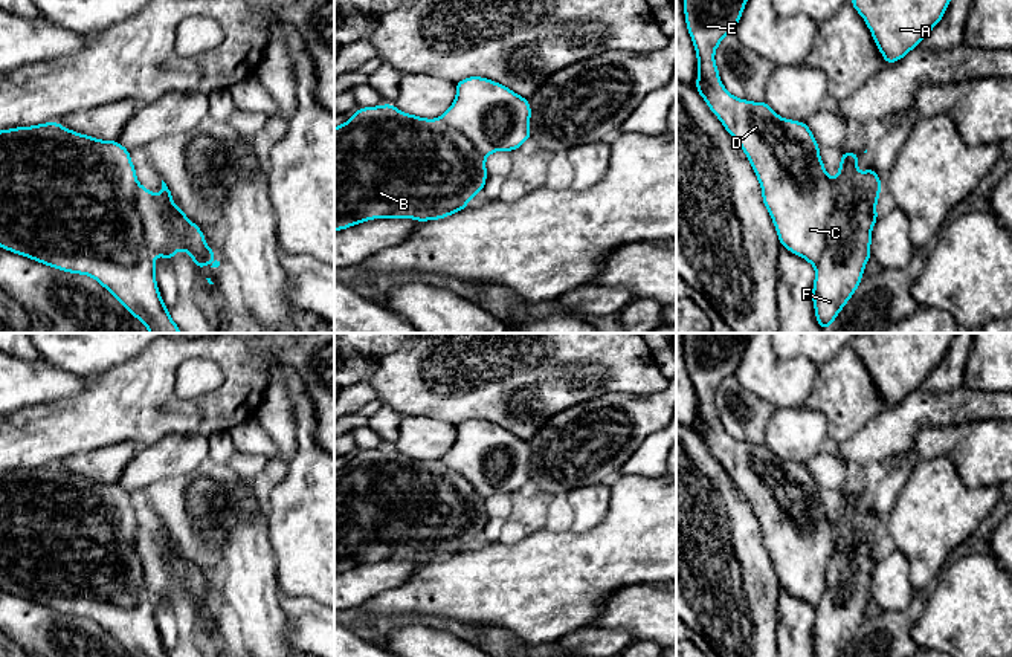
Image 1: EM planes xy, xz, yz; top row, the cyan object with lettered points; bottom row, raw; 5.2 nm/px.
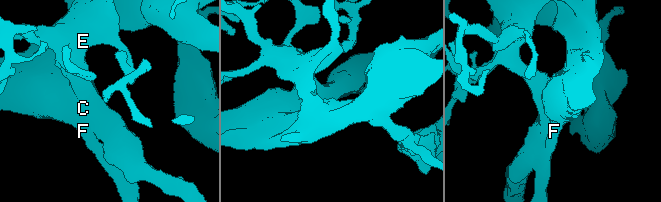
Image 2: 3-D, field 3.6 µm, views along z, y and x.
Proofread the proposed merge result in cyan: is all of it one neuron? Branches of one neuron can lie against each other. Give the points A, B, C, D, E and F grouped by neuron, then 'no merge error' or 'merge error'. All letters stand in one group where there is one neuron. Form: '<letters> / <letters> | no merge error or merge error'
A B C D E F | no merge error

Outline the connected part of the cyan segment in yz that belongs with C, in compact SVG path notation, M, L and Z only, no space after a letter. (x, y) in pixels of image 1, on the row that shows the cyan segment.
M684 0L685 24L698 57L696 90L749 159L778 243L815 267L812 301L817 322L826 330L853 296L872 257L872 229L879 218L876 203L882 191L881 177L872 167L859 173L856 165L861 154L843 151L840 173L830 179L820 157L820 145L806 122L783 119L765 101L745 101L725 89L714 52L728 34L734 34L746 2Z

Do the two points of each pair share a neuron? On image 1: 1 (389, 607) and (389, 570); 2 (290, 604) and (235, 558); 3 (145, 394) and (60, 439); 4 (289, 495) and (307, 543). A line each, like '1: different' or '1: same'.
1: different
2: different
3: same
4: same

